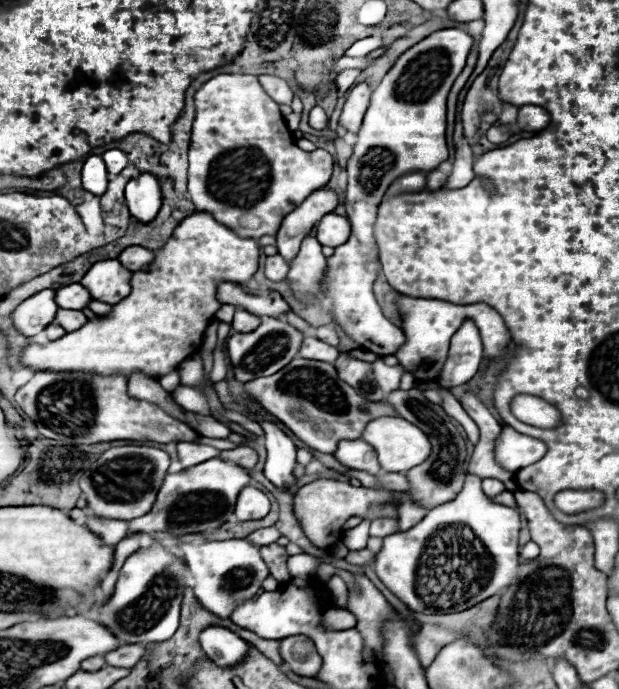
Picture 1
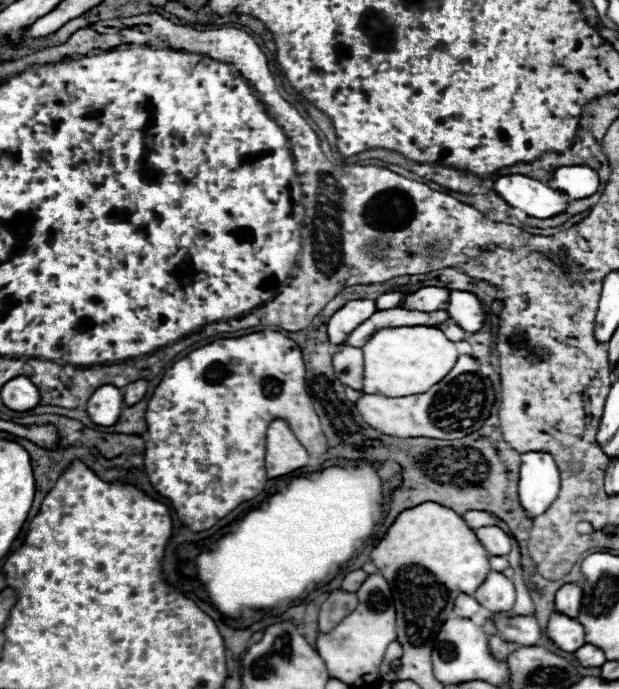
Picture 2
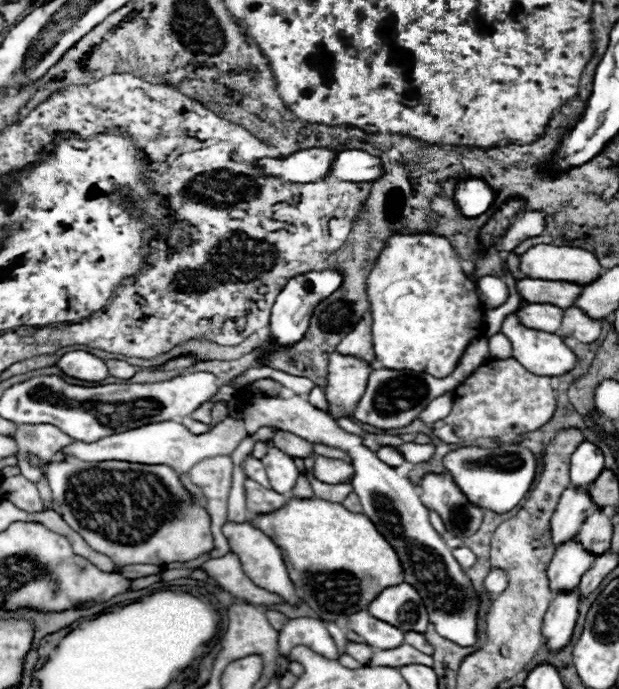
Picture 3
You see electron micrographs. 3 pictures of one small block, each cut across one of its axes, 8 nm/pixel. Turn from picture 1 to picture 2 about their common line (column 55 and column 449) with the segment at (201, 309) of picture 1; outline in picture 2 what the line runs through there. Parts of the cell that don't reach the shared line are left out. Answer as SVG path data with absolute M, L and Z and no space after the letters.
M382 328L380 332L372 334L372 338L362 346L364 352L364 390L366 394L382 394L388 398L396 396L412 396L426 392L432 384L438 384L456 364L458 350L456 344L450 342L444 332L436 330L416 330L416 328Z

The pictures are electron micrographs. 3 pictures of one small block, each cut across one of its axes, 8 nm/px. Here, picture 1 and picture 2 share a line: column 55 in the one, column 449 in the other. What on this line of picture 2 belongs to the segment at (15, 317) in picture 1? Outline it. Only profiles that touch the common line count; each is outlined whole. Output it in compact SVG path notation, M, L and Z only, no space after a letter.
M450 290L450 300L442 308L448 308L450 320L454 320L460 328L464 328L464 332L472 334L482 328L484 310L472 292Z

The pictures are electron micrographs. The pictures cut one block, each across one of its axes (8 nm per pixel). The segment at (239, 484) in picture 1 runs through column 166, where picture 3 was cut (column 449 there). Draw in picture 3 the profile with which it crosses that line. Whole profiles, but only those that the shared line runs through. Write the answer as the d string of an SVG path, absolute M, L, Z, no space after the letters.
M426 474L418 486L422 490L422 502L434 510L446 524L446 530L456 536L456 538L468 538L474 532L478 532L482 520L484 520L484 510L470 504L468 498L462 494L462 490L456 486L452 476L448 474Z

